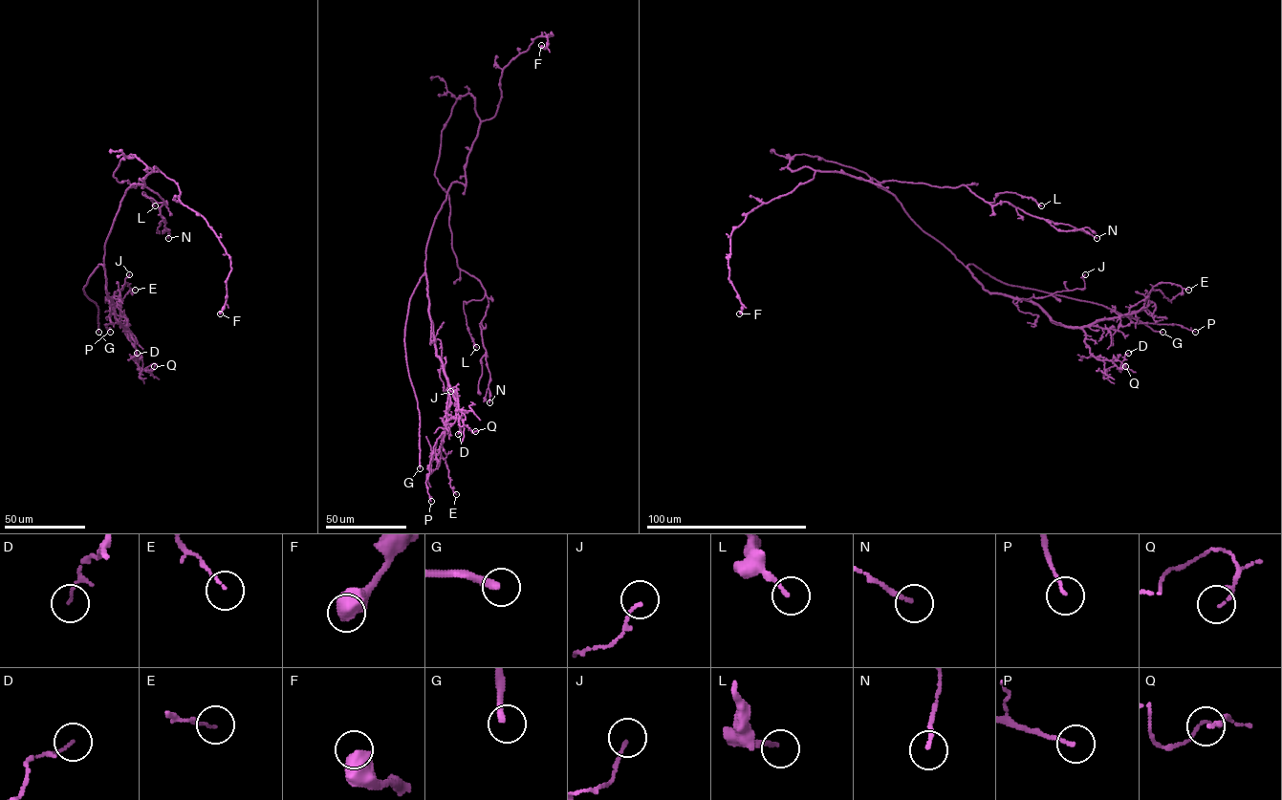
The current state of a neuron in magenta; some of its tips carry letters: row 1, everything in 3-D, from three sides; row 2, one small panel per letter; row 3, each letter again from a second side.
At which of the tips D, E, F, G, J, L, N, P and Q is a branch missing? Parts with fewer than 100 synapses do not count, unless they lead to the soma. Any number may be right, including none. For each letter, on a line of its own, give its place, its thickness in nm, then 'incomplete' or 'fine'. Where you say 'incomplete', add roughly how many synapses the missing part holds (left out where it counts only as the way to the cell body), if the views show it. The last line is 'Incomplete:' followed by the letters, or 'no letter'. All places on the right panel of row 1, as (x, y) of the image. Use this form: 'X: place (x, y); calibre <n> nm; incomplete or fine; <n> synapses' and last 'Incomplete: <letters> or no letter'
D: place (1128, 353); calibre 90 nm; fine
E: place (1188, 290); calibre 90 nm; fine
F: place (739, 313); calibre 650 nm; fine
G: place (1162, 332); calibre 280 nm; incomplete
J: place (1085, 274); calibre 110 nm; fine
L: place (1041, 205); calibre 160 nm; fine
N: place (1097, 238); calibre 180 nm; fine
P: place (1195, 332); calibre 130 nm; fine
Q: place (1125, 366); calibre 100 nm; fine
Incomplete: G

